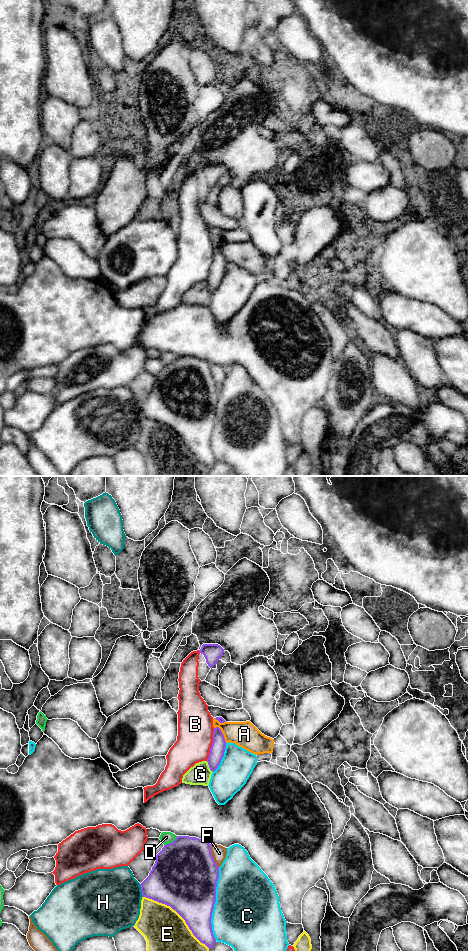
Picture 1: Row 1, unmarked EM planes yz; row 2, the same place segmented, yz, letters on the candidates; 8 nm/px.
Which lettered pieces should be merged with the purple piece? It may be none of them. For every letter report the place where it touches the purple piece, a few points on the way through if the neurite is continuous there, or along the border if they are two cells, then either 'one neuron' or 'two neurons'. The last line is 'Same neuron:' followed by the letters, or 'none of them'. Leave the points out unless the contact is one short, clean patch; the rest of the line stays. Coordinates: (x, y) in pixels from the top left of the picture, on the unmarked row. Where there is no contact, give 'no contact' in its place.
A: contact yz (222, 253); border yz (214, 247), (220, 249), (226, 262); two neurons
B: contact yz (212, 264); two neurons
C: contact yz (214, 423); two neurons
D: contact yz (170, 363); two neurons
E: contact yz (179, 434); two neurons
F: contact yz (212, 376); two neurons
G: contact yz (209, 287); two neurons
H: contact yz (141, 410); two neurons
Same neuron: none of them

